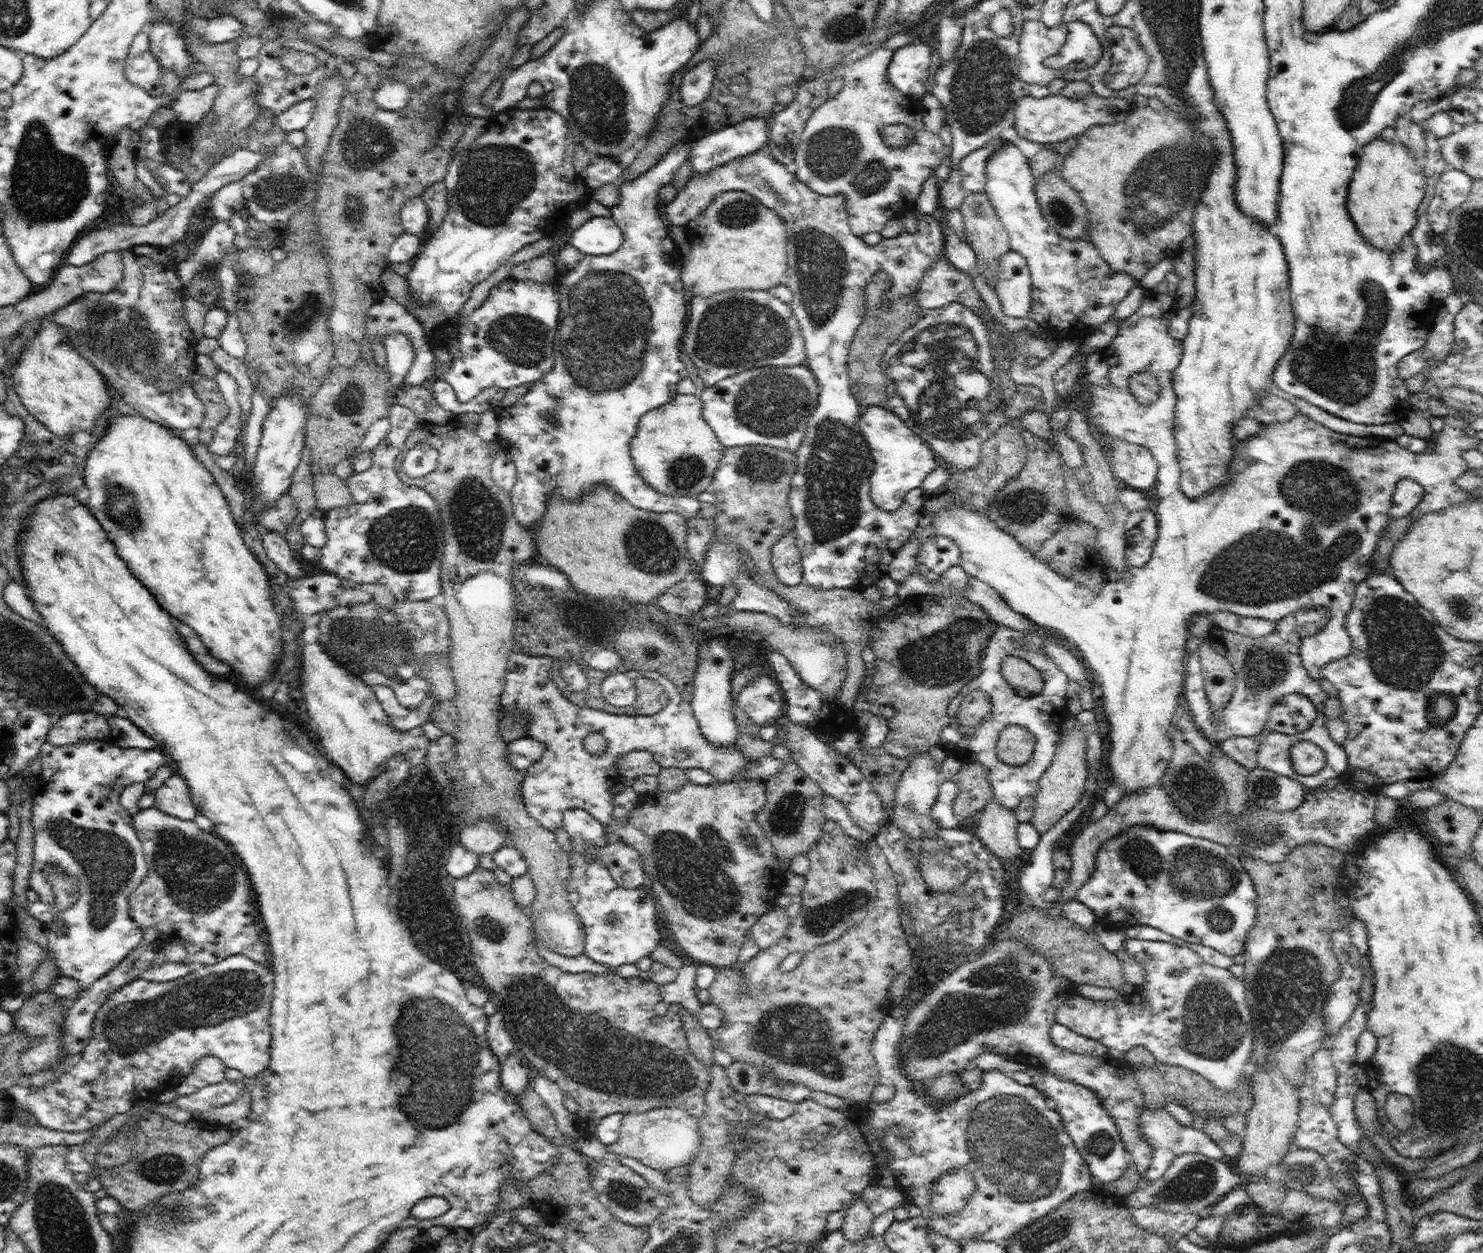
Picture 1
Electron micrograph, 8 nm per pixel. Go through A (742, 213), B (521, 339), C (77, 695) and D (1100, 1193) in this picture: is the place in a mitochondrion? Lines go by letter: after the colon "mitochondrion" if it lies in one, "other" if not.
A: mitochondrion
B: mitochondrion
C: other
D: other

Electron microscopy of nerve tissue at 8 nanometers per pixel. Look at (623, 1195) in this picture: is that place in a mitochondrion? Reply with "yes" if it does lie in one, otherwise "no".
yes

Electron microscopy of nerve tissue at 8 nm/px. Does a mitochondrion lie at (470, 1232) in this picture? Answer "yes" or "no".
no

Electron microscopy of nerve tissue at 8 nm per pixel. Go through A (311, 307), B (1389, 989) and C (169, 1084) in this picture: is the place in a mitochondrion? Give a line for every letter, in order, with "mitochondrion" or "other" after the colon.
A: mitochondrion
B: other
C: other

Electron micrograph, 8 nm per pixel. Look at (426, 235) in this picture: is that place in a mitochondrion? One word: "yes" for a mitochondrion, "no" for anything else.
no

